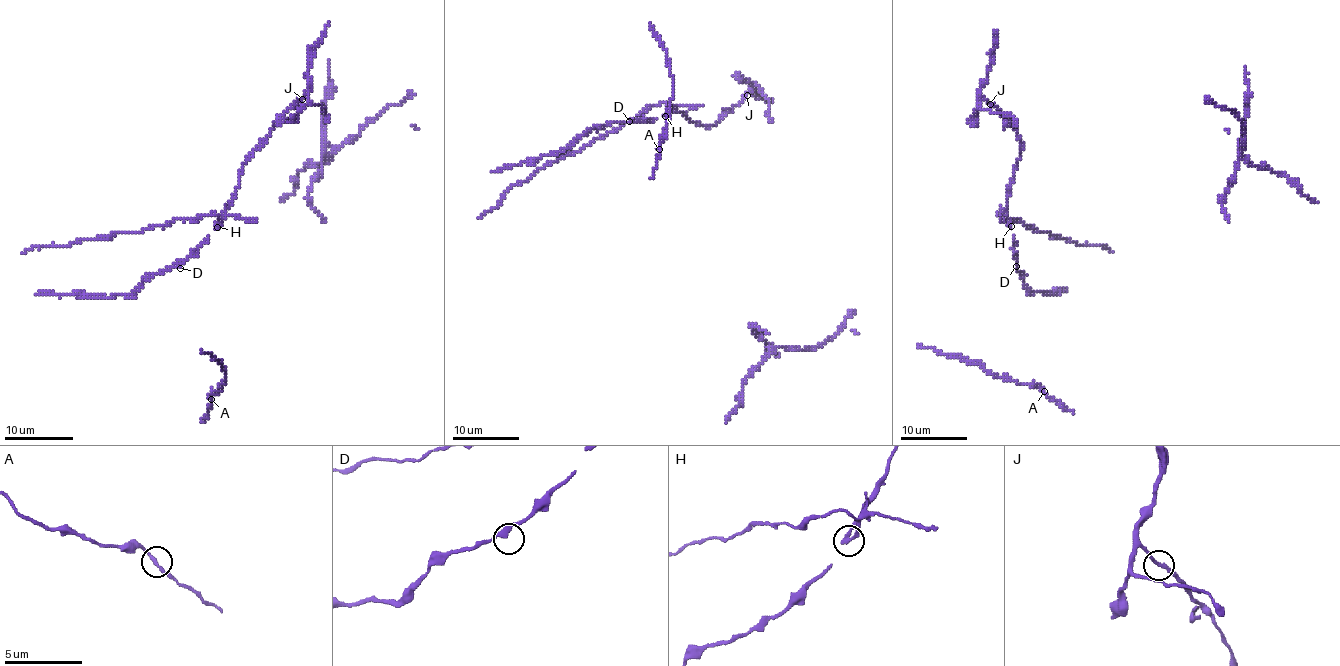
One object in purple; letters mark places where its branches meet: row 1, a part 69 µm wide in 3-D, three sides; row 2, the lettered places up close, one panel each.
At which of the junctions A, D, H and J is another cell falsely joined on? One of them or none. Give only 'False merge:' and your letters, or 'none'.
False merge: H

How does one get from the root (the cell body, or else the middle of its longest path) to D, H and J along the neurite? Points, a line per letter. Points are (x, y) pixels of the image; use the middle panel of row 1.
D: (755, 83), (714, 126), (702, 126), (676, 111), (654, 119), (629, 121)
H: (755, 83), (714, 126), (702, 126), (676, 111), (666, 116)
J: (755, 83), (747, 95)

